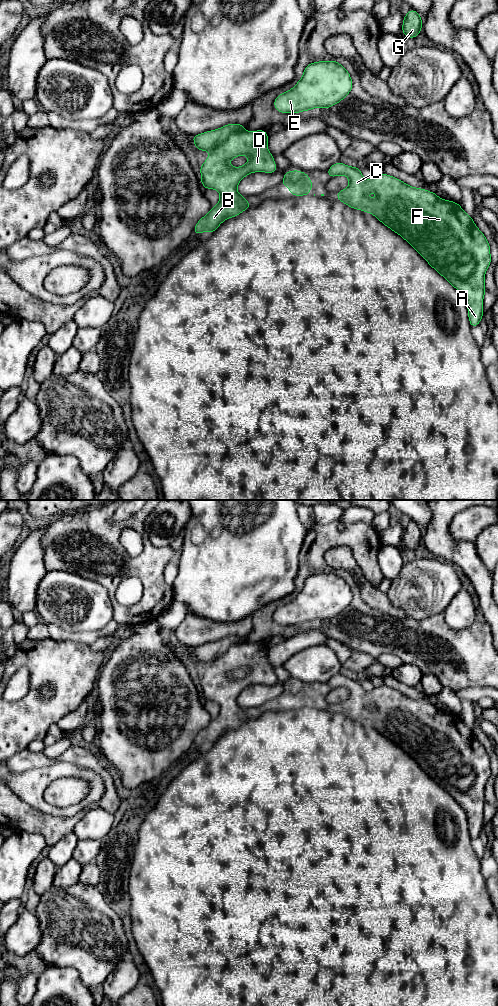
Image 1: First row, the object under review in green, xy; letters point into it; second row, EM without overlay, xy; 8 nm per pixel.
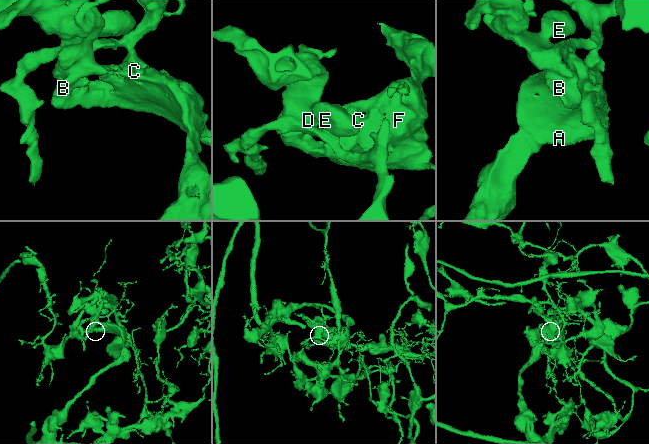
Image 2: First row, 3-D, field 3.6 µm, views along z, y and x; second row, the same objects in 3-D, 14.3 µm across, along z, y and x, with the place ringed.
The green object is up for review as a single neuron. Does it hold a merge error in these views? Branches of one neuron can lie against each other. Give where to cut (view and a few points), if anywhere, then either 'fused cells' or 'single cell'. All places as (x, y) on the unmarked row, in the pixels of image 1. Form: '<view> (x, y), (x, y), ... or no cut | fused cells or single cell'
xy (244, 643), (231, 646), (209, 663) | fused cells

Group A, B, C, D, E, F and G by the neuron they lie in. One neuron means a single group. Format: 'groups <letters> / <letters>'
groups A B C D E F / G

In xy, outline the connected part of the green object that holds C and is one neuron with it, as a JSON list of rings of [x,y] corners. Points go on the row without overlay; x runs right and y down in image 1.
[[[341,674],[333,676],[327,685],[331,690],[347,688],[349,697],[345,702],[337,703],[337,712],[353,721],[371,725],[406,752],[463,808],[467,815],[470,838],[479,837],[483,830],[485,785],[491,776],[490,757],[460,716],[439,710],[436,705],[426,701],[409,698],[385,685],[367,692],[359,679]]]

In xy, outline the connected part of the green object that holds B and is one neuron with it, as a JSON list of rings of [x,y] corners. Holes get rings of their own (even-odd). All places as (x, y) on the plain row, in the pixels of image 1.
[[[264,642],[244,643],[234,646],[223,655],[210,663],[209,668],[200,679],[201,696],[205,701],[215,701],[220,706],[220,712],[215,719],[211,720],[207,727],[202,729],[194,740],[194,745],[200,747],[204,743],[214,745],[224,732],[241,726],[251,719],[251,716],[237,704],[239,694],[248,686],[254,684],[274,685],[278,683],[274,668],[269,664],[268,646]],[[237,668],[248,668],[247,675],[240,679],[233,679],[229,674]]]

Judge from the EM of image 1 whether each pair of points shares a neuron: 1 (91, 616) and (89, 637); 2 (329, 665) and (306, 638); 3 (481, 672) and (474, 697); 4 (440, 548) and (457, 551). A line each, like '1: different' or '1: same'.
1: different
2: different
3: different
4: same

